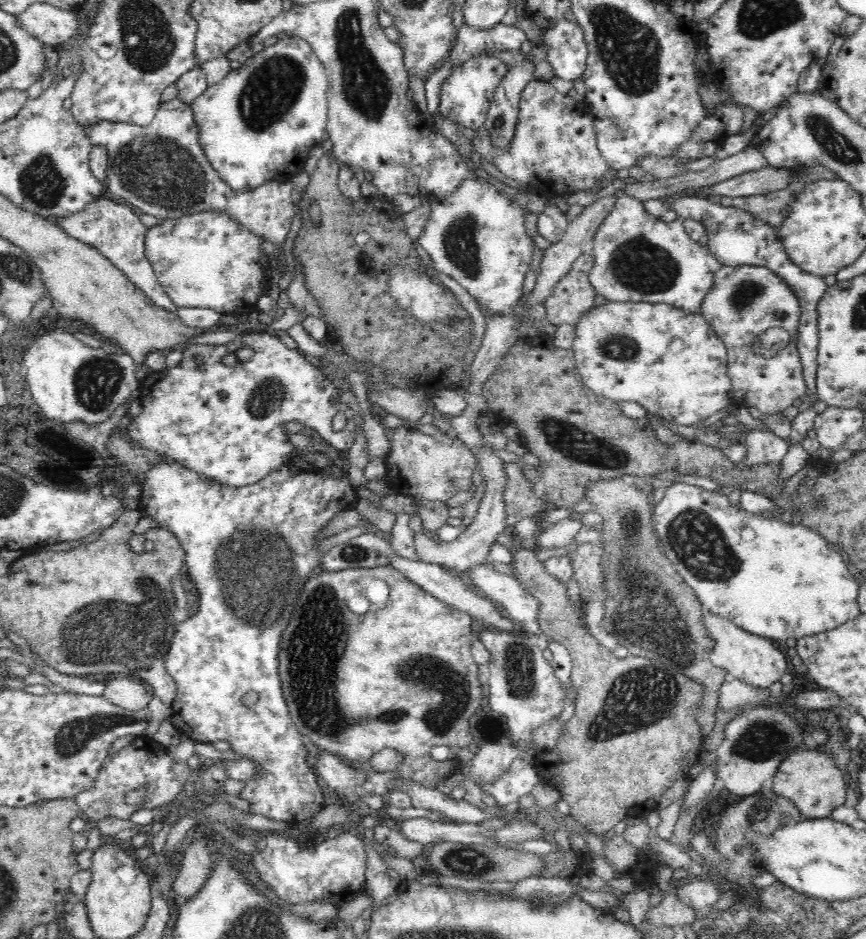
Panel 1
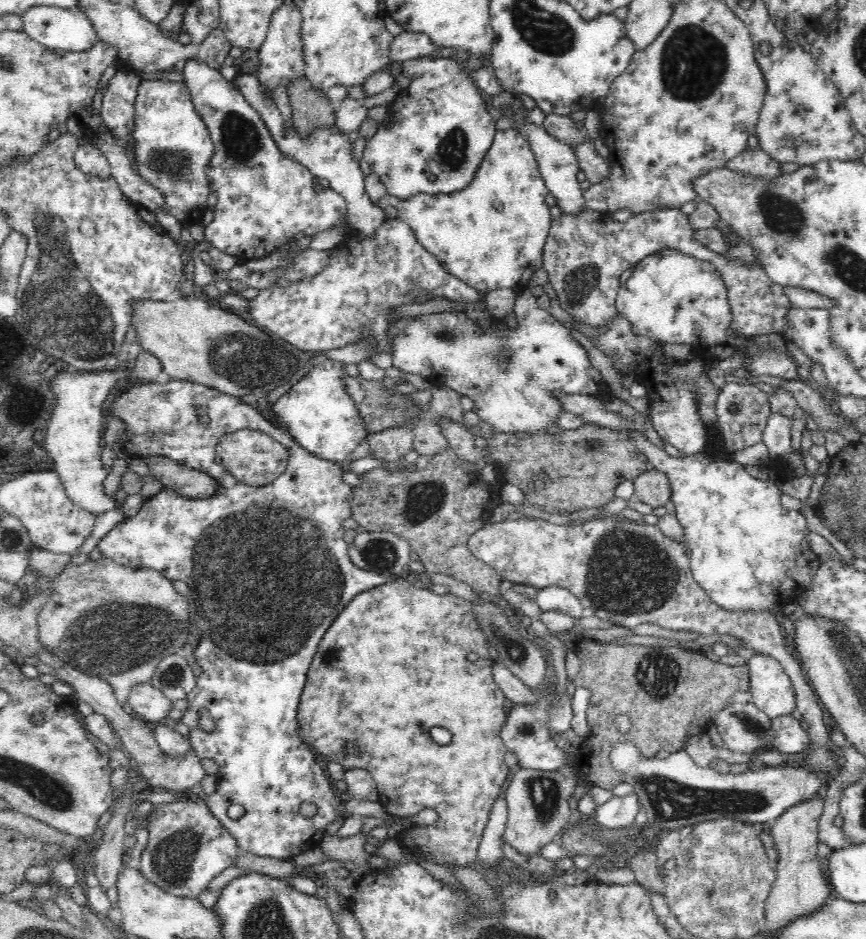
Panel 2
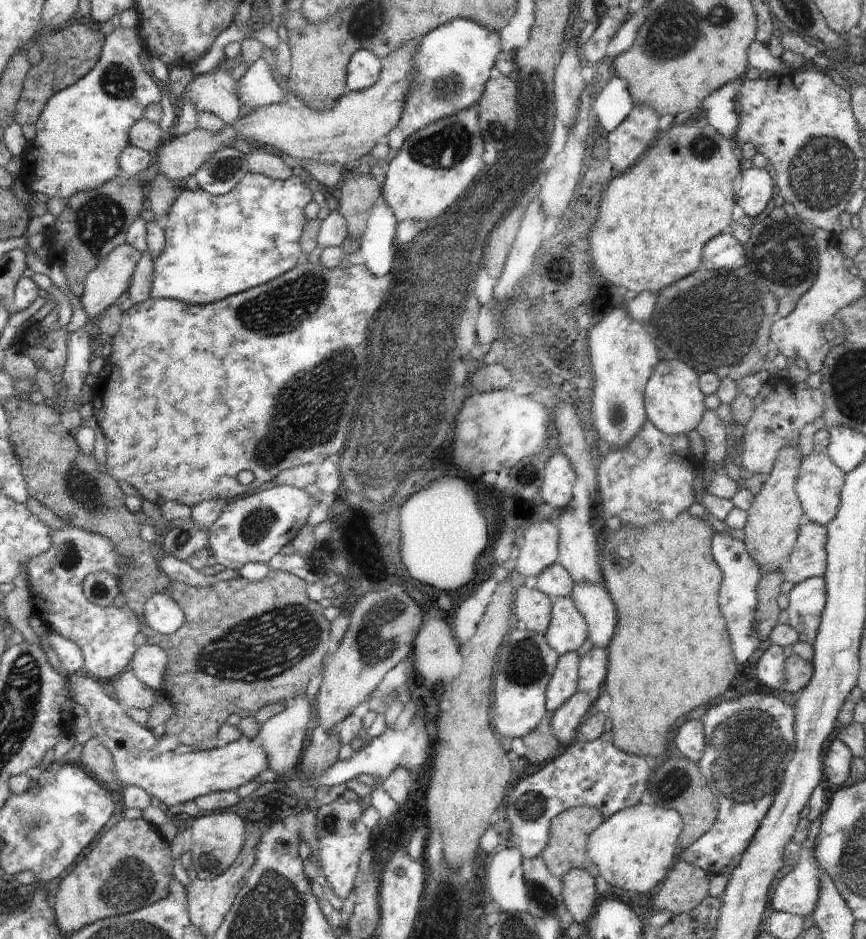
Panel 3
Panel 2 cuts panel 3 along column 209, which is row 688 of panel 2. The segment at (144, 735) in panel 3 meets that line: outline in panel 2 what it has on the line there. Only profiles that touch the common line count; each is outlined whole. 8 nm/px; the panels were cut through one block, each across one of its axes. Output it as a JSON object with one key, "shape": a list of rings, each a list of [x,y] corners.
{"shape":[[[747,654],[749,691],[751,701],[770,718],[792,715],[796,705],[796,693],[784,667],[768,655]]]}

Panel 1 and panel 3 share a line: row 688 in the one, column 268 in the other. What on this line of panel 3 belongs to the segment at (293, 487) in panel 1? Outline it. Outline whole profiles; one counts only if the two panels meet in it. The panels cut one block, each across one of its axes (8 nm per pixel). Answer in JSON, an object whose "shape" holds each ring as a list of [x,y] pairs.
{"shape":[[[250,173],[236,185],[232,190],[229,190],[223,195],[211,195],[204,189],[198,188],[197,190],[184,189],[178,192],[169,213],[167,214],[164,226],[164,234],[166,237],[164,250],[160,255],[156,256],[153,261],[153,275],[152,275],[152,290],[150,296],[152,299],[176,299],[189,305],[207,305],[213,302],[218,302],[223,298],[232,296],[232,294],[238,294],[238,292],[244,292],[248,288],[254,288],[254,286],[260,286],[264,282],[270,282],[274,280],[276,276],[284,274],[284,272],[291,271],[298,265],[306,262],[308,253],[302,248],[302,233],[303,228],[306,226],[307,218],[305,217],[304,207],[312,201],[313,190],[316,187],[305,183],[297,173],[294,173],[290,178],[286,180],[273,179],[260,173]]]}

